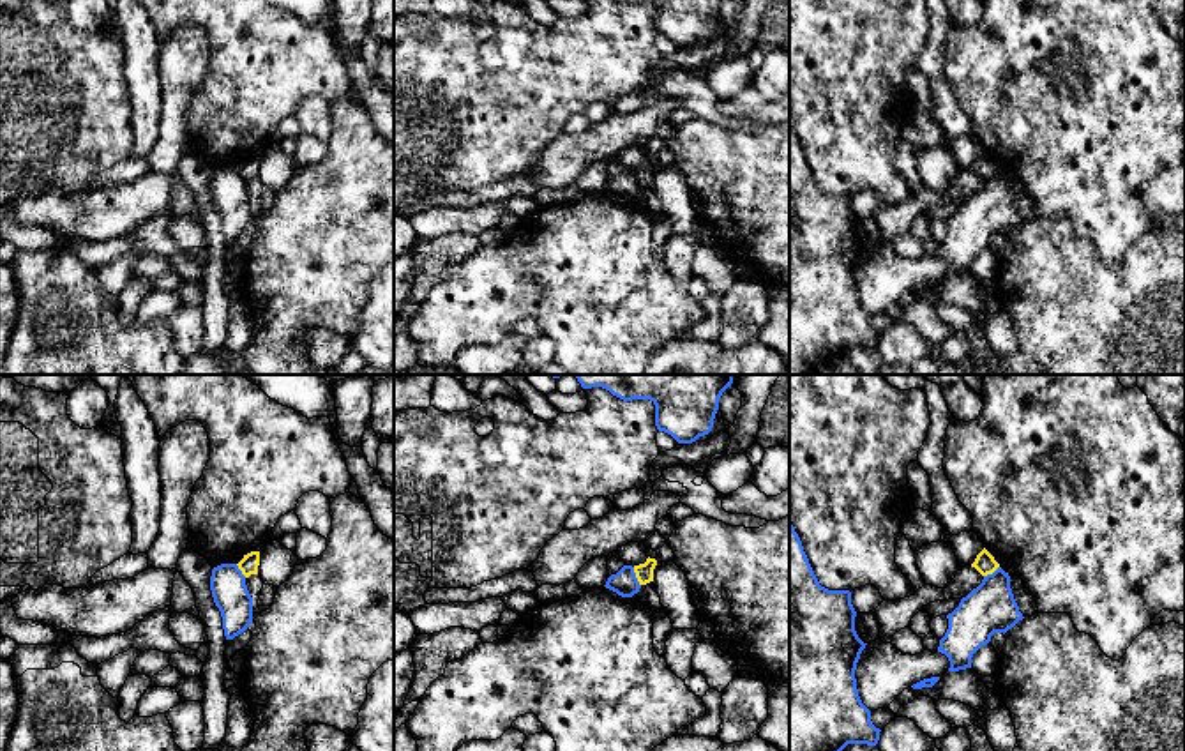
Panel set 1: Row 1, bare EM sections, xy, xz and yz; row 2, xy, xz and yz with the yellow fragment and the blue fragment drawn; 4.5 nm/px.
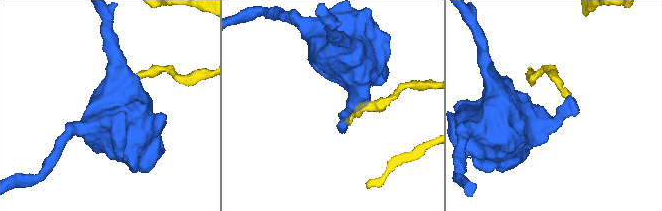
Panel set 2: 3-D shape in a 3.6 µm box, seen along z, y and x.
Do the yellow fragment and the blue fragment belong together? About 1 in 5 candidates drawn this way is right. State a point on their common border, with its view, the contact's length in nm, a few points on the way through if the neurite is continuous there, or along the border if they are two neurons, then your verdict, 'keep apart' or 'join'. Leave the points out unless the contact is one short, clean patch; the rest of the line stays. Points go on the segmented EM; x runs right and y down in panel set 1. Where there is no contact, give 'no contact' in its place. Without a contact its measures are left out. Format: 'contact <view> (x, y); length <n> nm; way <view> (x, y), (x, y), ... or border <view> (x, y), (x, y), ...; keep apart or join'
contact xz (636, 576); length 90 nm; border xz (633, 568), (640, 585); keep apart

